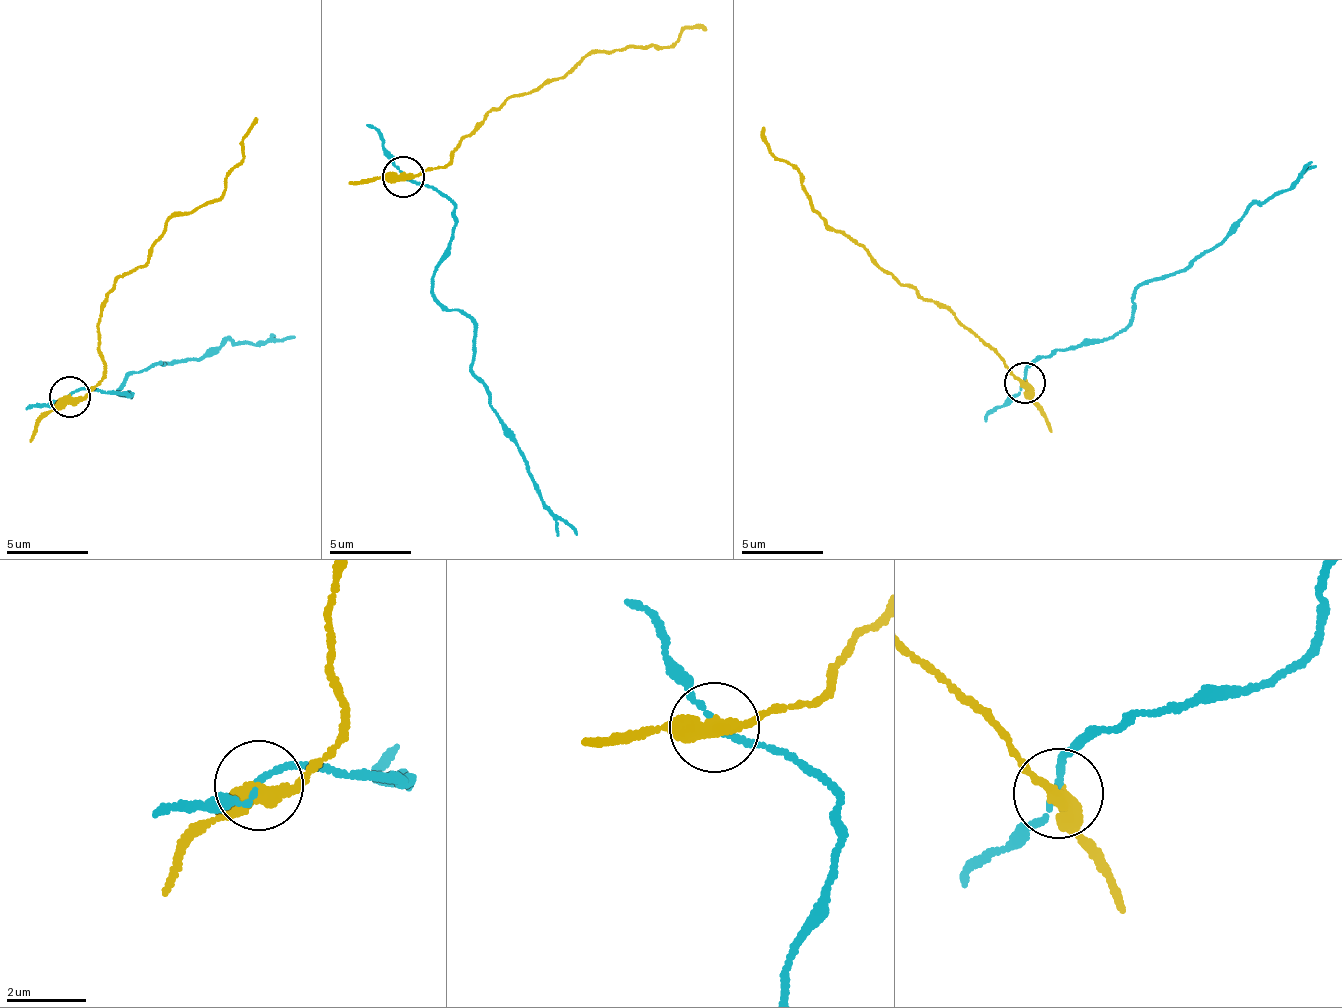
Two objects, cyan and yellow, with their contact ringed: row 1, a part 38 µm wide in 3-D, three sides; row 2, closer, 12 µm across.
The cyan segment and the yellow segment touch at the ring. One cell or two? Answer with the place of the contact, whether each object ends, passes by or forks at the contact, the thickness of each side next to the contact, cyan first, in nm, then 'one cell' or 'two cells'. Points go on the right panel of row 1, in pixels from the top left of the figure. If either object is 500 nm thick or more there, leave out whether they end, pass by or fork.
place (1024, 383); cyan passes by; yellow passes by; calibres 130 and 420 nm; two cells

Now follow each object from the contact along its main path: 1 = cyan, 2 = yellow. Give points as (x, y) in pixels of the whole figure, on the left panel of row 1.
1: (68, 398), (98, 390), (130, 398), (116, 391), (121, 380), (159, 364), (209, 355), (227, 341), (295, 335)
2: (68, 398), (88, 396), (100, 375), (95, 322), (116, 280), (143, 268), (174, 212), (216, 202), (257, 116)

